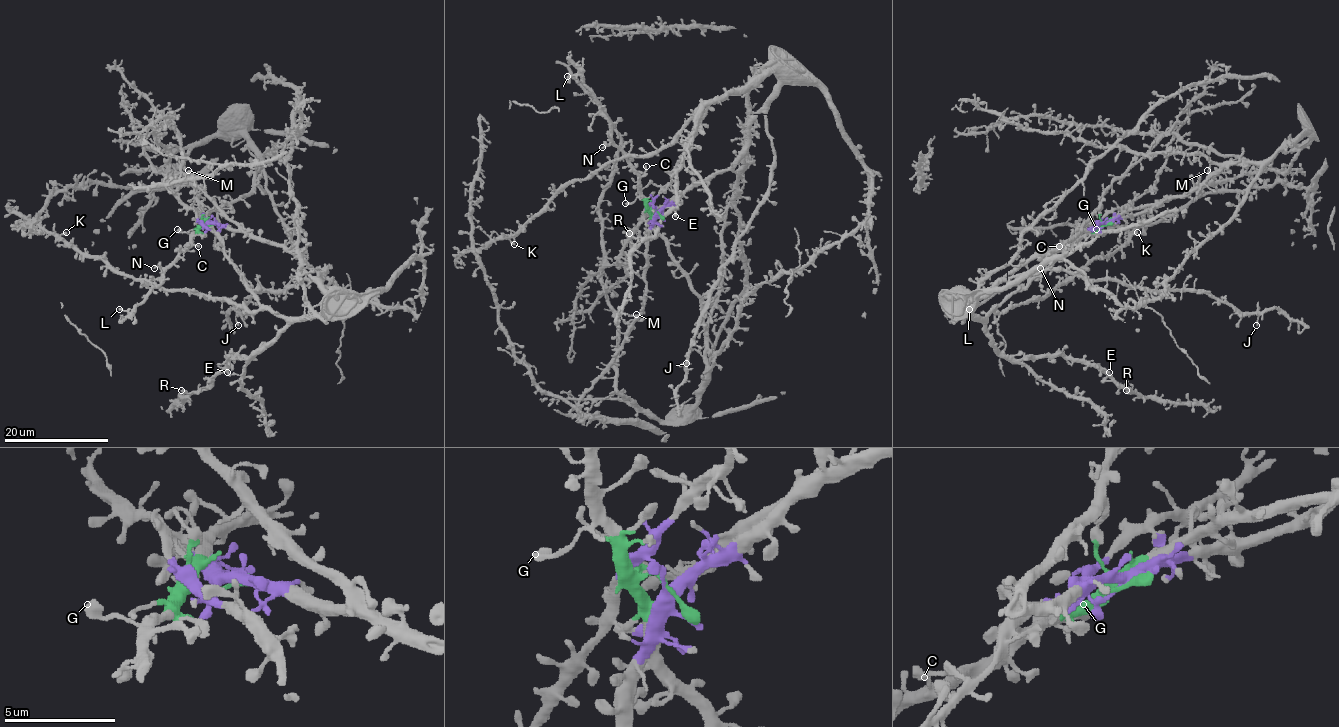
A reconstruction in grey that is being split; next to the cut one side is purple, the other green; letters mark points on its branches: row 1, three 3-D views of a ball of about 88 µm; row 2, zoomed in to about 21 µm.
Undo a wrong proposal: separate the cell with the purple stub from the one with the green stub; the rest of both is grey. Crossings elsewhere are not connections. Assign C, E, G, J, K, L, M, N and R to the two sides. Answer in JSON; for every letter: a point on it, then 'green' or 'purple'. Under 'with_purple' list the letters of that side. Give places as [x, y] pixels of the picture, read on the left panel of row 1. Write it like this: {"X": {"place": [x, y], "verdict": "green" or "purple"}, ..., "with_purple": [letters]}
{"C": {"place": [198, 246], "verdict": "green"}, "E": {"place": [227, 372], "verdict": "purple"}, "G": {"place": [177, 229], "verdict": "green"}, "J": {"place": [238, 325], "verdict": "purple"}, "K": {"place": [66, 232], "verdict": "purple"}, "L": {"place": [119, 309], "verdict": "green"}, "M": {"place": [188, 170], "verdict": "purple"}, "N": {"place": [154, 268], "verdict": "green"}, "R": {"place": [181, 390], "verdict": "purple"}, "with_purple": ["E", "J", "K", "M", "R"]}

